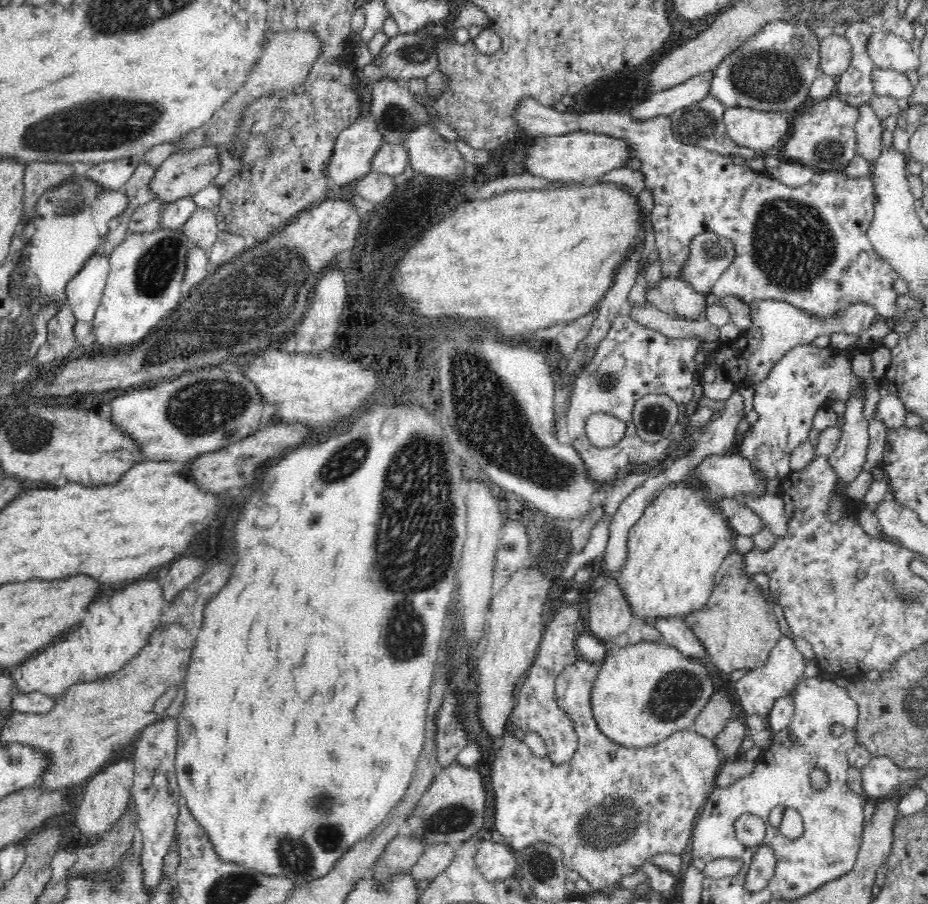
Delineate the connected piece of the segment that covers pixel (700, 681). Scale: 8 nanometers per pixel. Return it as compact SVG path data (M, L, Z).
M629 643L624 647L610 647L601 661L593 682L590 702L592 716L600 733L622 748L642 748L666 740L671 734L689 730L697 714L714 693L708 671L700 663L680 654L664 643Z

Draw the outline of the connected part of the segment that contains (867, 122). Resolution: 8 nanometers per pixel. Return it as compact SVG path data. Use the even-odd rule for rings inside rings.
M864 103L859 109L859 119L855 128L856 156L866 160L871 167L880 157L882 148L882 129L874 111L868 103Z

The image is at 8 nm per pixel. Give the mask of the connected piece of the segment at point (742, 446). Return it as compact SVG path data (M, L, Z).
M801 344L792 348L784 358L781 358L768 374L754 385L753 409L758 412L758 419L745 434L738 436L733 447L740 457L750 463L750 469L754 469L756 485L766 489L766 484L780 478L782 481L791 471L788 456L796 450L796 447L808 439L808 432L812 426L815 411L820 408L829 407L830 402L835 399L846 404L846 396L856 390L858 378L852 371L851 349L832 349L832 347L819 348L814 344Z

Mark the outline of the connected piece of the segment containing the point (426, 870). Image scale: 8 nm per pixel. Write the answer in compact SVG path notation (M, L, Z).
M436 843L425 846L422 856L409 870L408 877L416 883L422 882L422 880L431 880L450 864L450 858L452 858L451 844Z

